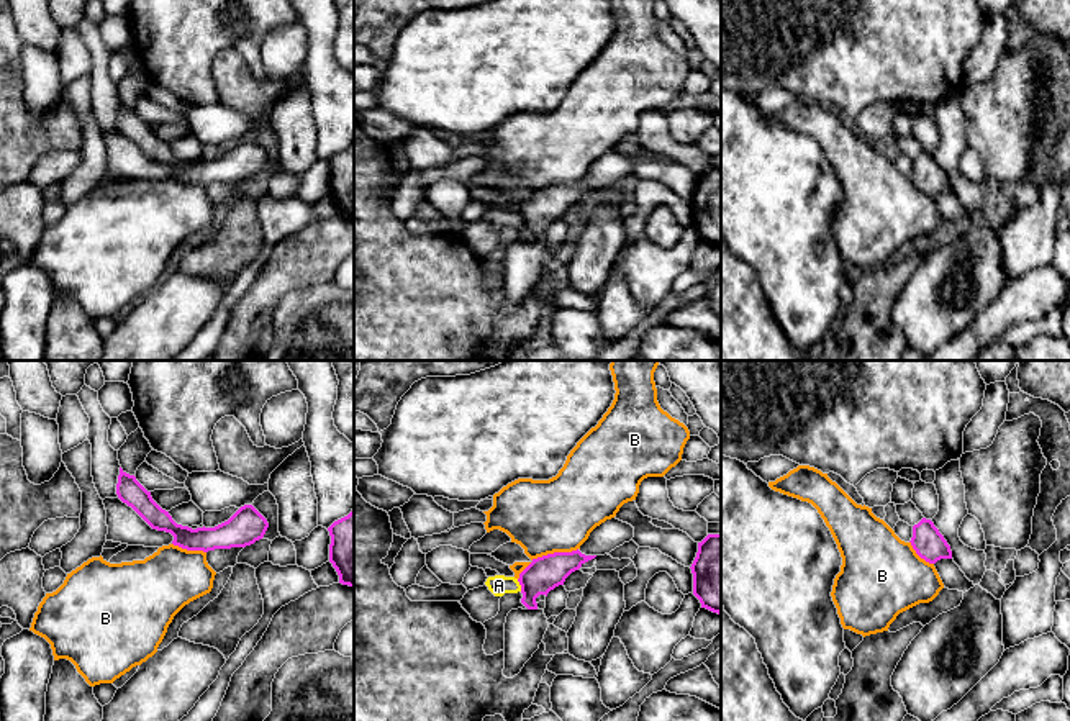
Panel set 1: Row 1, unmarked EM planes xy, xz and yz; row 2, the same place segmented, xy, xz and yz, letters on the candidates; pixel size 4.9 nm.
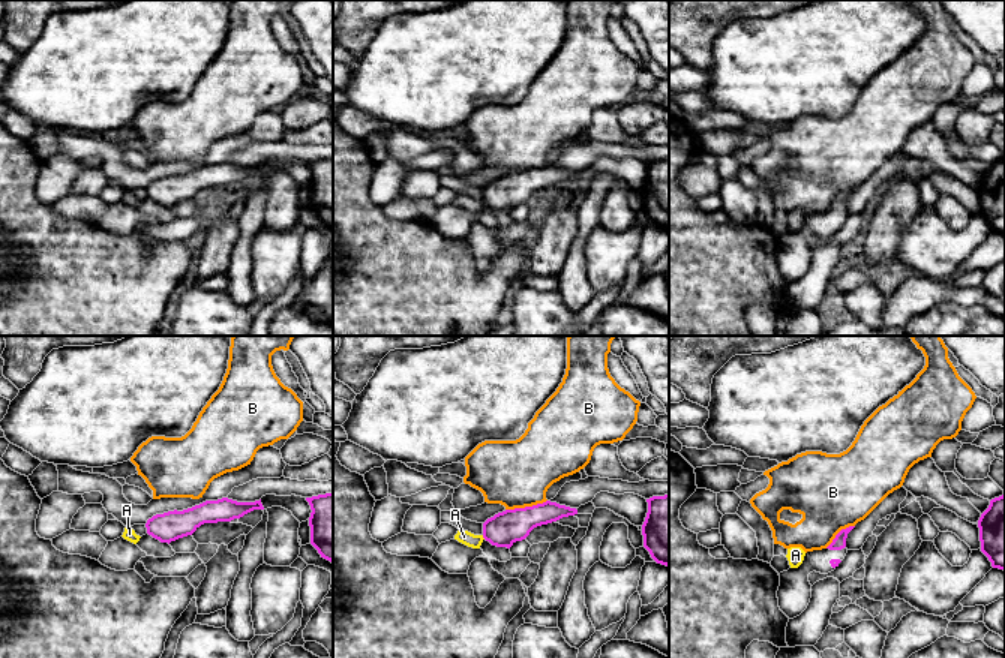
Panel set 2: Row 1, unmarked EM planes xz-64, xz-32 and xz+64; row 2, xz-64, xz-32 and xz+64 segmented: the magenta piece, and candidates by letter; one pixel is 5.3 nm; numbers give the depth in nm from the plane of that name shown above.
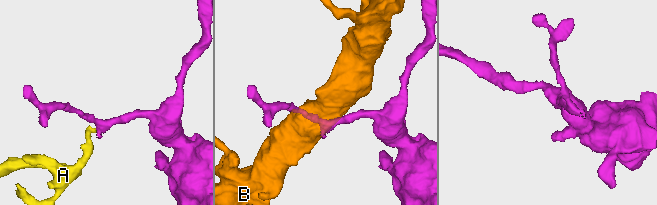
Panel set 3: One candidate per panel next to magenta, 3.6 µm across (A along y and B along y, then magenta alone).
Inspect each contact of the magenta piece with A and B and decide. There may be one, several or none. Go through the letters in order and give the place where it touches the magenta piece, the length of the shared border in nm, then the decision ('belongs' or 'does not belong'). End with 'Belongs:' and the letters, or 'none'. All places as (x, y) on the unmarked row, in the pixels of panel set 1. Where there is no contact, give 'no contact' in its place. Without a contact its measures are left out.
A: contact xz (520, 217); length 70 nm; does not belong
B: contact xz (554, 185); length 240 nm; does not belong
Belongs: none

